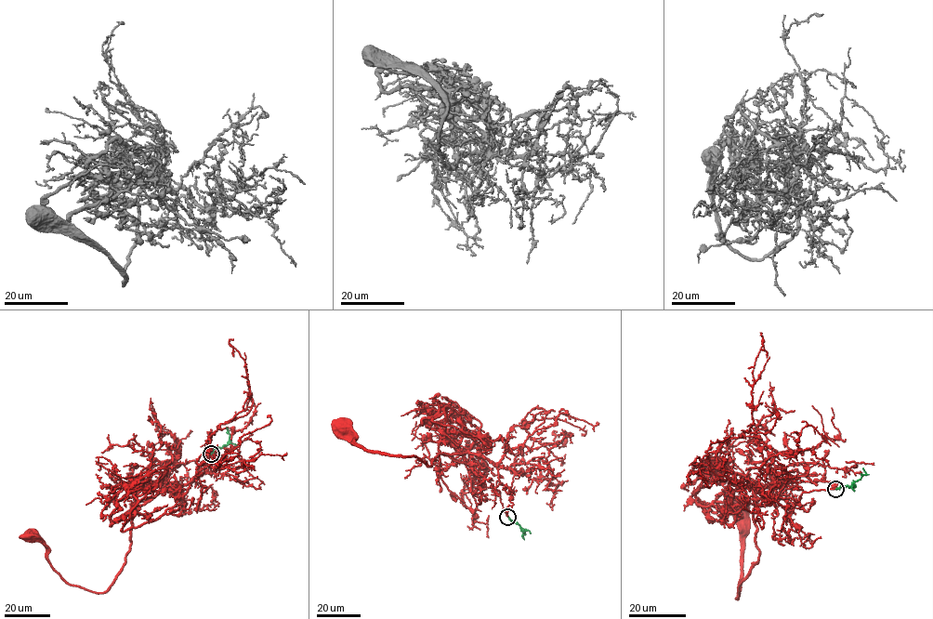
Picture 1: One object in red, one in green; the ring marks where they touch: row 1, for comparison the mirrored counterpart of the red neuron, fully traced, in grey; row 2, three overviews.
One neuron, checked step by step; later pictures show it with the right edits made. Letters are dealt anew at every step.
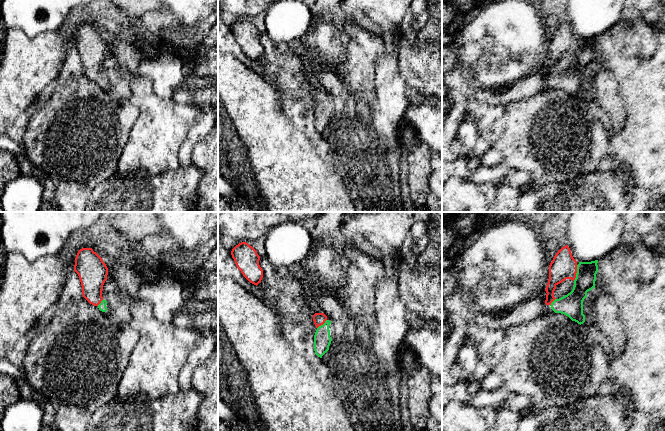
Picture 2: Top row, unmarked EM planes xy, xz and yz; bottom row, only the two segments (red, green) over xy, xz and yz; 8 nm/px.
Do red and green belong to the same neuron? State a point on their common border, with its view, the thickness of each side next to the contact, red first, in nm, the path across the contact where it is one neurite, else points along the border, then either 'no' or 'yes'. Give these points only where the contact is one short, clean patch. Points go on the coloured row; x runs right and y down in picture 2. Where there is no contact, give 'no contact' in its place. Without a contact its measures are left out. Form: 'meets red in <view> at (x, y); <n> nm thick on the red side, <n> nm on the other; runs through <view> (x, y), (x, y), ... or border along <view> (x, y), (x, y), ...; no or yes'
meets red in yz at (575, 273); 200 nm thick on the red side, 180 nm on the other; yes

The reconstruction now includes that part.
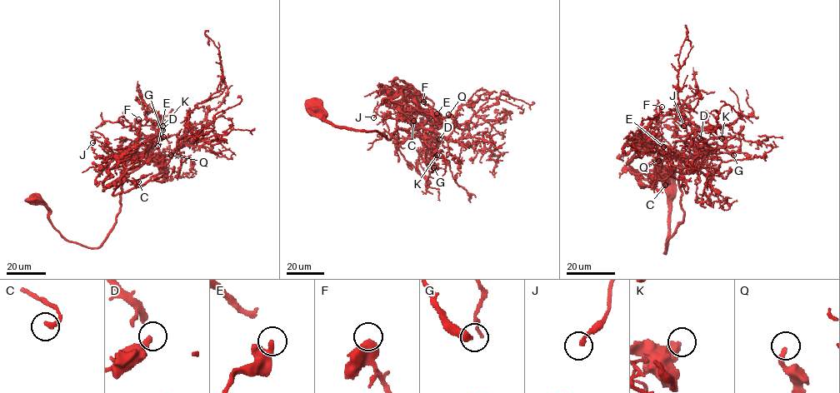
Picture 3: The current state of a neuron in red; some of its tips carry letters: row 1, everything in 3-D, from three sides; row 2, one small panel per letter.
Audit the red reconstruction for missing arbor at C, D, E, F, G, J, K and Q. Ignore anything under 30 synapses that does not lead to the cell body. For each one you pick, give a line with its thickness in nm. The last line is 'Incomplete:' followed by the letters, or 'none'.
G: Thickness 360 nm
Incomplete: G

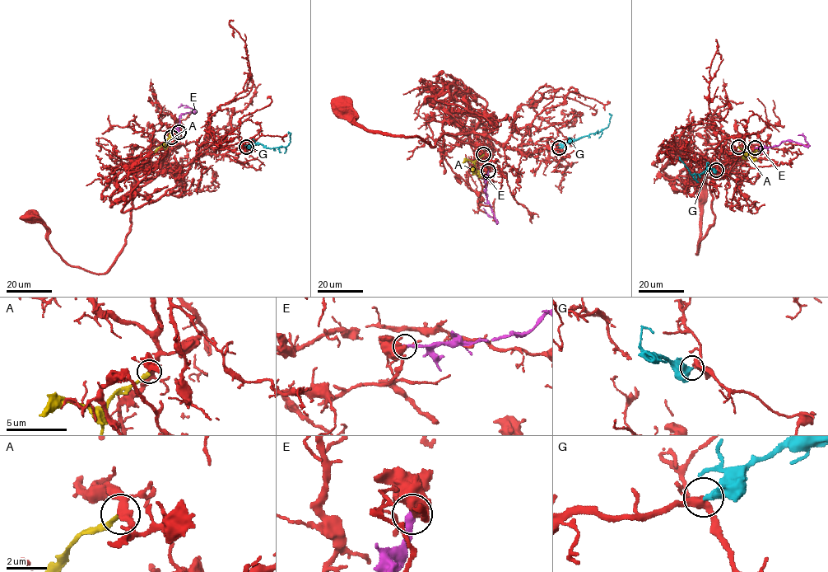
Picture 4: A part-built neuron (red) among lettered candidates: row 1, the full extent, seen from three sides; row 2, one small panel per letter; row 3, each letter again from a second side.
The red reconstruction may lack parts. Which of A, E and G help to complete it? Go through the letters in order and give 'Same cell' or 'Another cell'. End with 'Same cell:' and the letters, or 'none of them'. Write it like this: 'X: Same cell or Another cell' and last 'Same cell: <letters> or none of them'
A: Another cell
E: Another cell
G: Same cell
Same cell: G

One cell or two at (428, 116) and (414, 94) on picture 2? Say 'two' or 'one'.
two

